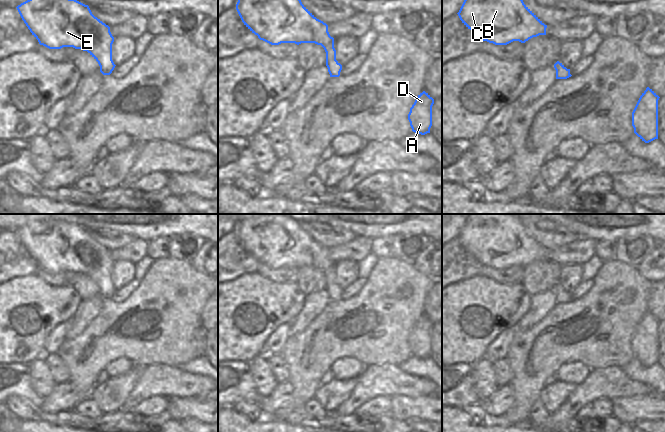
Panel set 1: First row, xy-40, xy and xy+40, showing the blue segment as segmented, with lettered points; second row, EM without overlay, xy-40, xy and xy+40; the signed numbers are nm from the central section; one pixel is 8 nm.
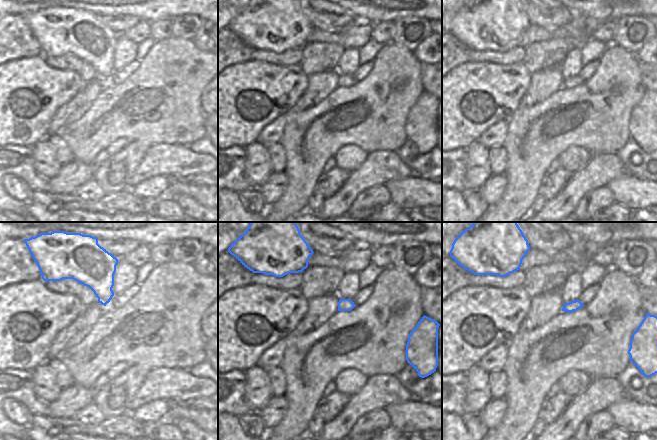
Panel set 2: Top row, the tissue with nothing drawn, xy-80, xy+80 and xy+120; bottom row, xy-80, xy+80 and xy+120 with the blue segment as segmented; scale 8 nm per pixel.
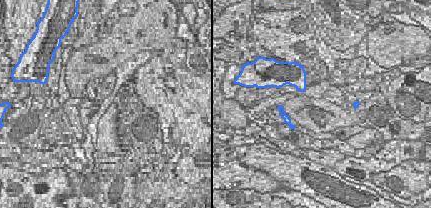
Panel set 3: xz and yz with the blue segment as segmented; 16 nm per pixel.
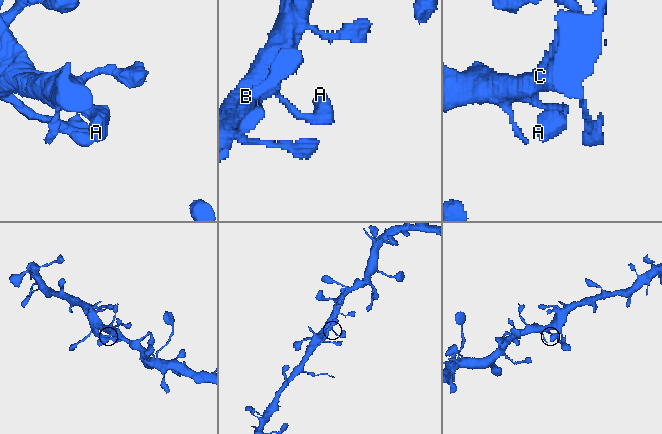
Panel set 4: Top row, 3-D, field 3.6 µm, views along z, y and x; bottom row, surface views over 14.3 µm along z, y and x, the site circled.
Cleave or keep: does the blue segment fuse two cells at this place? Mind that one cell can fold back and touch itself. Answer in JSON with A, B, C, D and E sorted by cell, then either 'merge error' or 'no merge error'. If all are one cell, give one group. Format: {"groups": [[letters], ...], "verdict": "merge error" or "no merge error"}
{"groups": [["A", "B", "C", "D", "E"]], "verdict": "no merge error"}

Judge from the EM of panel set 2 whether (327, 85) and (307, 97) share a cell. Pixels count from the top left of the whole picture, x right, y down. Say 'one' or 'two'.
one

